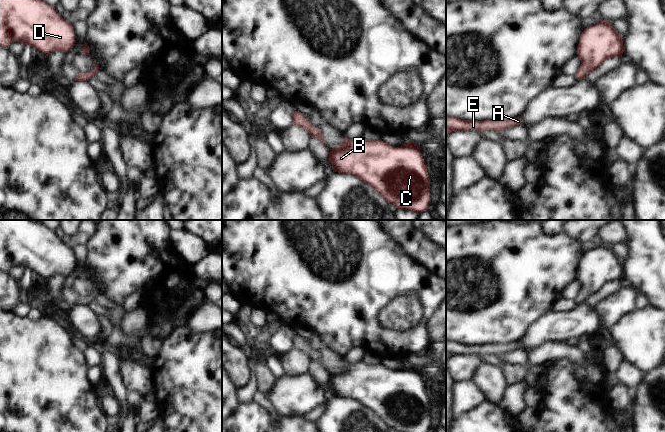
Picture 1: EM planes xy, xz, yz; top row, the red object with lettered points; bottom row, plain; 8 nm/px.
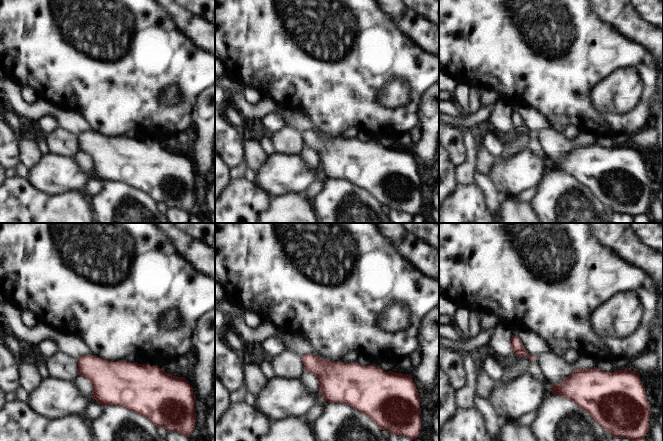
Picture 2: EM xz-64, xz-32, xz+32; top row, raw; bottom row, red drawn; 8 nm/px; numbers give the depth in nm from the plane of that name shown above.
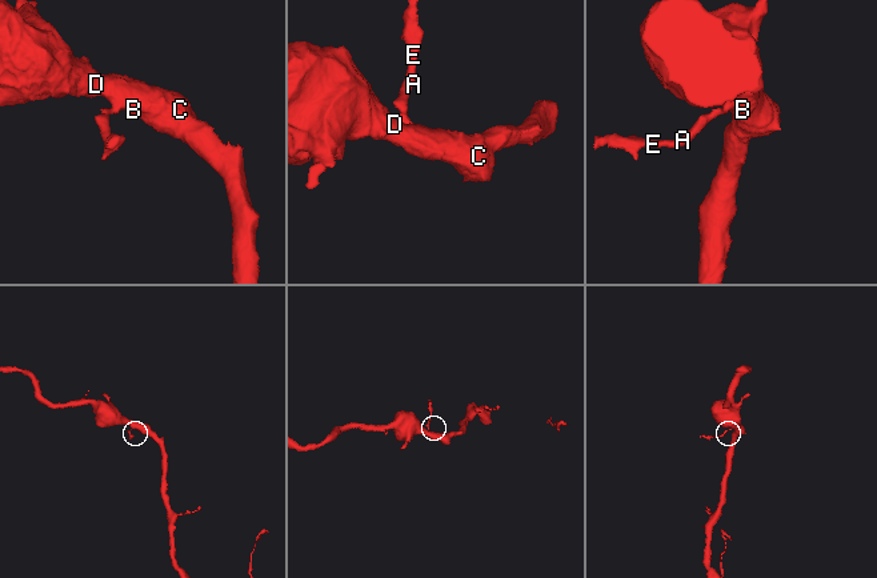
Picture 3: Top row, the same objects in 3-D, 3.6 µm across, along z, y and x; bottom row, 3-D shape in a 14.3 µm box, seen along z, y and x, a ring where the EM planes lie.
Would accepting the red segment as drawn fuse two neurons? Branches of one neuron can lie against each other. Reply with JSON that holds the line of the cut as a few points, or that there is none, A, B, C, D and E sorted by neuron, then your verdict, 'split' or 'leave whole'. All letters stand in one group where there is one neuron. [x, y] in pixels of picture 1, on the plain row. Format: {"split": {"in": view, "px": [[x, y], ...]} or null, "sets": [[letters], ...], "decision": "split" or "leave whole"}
{"split": null, "sets": [["A", "B", "C", "D", "E"]], "decision": "leave whole"}

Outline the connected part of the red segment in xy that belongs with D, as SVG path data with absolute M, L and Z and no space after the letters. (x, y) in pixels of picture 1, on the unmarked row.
M0 220L0 271L8 272L12 266L28 268L32 272L49 279L52 276L68 276L76 267L73 250L40 222L29 220Z

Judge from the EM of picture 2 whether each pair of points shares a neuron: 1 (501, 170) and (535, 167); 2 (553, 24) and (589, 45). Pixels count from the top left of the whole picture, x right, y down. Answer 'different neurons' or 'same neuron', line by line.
1: same neuron
2: same neuron

